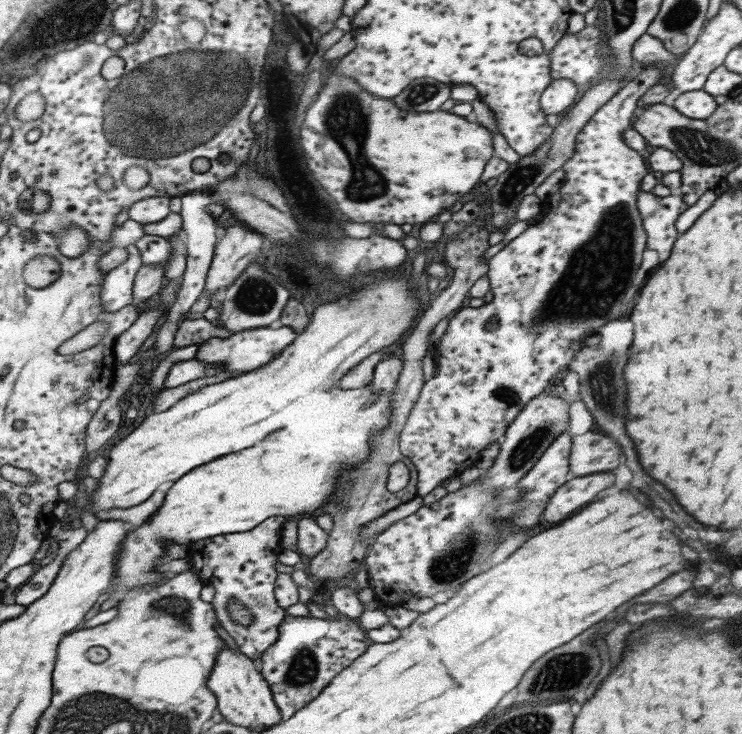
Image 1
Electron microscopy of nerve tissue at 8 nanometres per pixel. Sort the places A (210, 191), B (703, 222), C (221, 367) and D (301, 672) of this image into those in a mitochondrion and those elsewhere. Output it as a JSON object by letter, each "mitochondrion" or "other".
{"A":"other","B":"other","C":"other","D":"mitochondrion"}

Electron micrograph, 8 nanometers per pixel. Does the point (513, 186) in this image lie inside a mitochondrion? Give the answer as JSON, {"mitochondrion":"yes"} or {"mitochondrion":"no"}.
{"mitochondrion":"yes"}

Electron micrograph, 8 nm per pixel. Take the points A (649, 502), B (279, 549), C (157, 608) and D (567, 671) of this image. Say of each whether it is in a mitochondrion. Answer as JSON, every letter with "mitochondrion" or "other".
{"A":"other","B":"other","C":"mitochondrion","D":"mitochondrion"}

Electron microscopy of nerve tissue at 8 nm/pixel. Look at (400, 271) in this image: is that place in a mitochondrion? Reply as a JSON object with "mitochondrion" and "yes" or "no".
{"mitochondrion":"no"}

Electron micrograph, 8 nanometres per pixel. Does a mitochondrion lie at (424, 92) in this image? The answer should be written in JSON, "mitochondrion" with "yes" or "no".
{"mitochondrion":"yes"}

